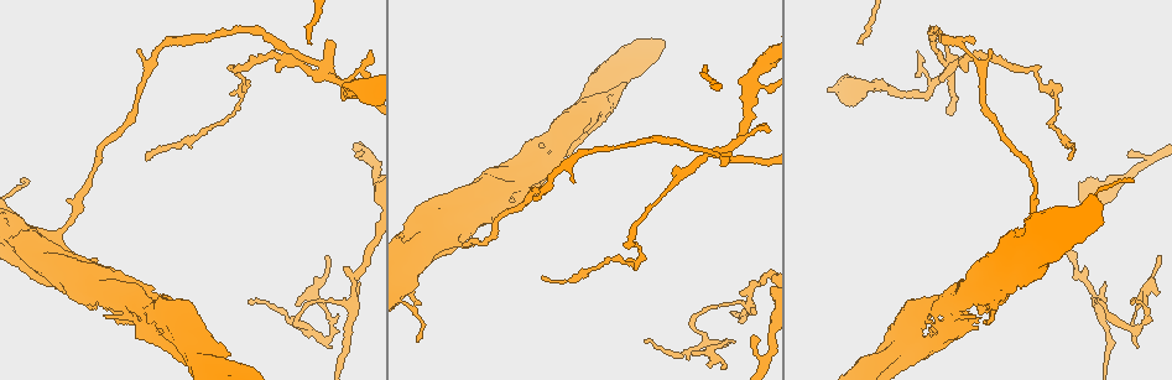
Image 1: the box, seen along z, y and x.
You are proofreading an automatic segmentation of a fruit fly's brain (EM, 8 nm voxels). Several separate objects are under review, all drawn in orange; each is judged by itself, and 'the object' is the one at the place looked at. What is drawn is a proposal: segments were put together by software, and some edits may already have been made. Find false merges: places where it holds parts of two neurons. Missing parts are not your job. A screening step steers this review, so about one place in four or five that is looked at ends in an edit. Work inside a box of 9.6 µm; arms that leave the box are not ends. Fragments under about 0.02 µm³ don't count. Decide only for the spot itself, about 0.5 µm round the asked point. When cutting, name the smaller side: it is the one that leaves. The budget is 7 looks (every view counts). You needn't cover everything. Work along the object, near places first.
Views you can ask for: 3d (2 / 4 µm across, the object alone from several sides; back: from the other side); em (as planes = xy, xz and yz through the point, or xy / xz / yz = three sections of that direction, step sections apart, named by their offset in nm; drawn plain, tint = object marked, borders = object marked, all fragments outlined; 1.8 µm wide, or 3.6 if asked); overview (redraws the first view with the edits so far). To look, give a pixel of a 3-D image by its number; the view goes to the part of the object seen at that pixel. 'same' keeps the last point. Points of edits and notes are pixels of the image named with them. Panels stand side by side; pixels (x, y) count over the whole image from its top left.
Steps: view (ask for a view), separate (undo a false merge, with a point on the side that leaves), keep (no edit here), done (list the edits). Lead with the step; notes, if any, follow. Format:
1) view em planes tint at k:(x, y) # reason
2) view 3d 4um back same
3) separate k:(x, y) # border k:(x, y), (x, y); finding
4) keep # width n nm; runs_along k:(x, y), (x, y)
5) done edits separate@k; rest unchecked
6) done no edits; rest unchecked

view em 3.6um planes borders at 1:(1011, 252) # touches itself

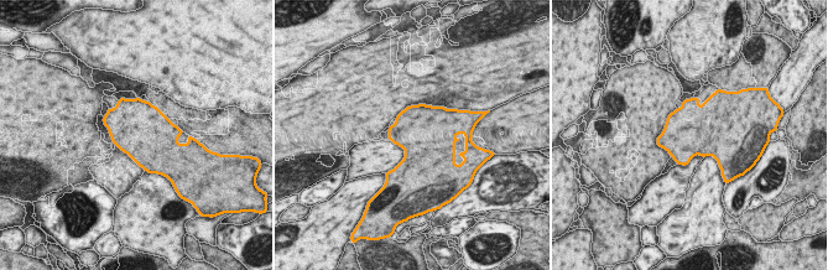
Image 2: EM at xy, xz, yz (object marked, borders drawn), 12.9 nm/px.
keep # one neuron here

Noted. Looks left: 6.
view 3d 2um at 1:(974, 56) # a narrow waist

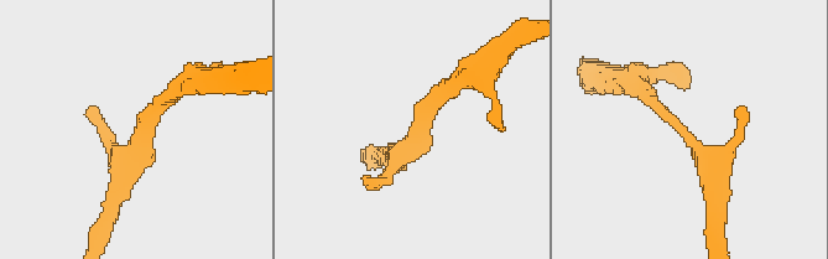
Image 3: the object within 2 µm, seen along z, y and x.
view em xz step 8 tint at 3:(140, 127) # shape alone is not enough

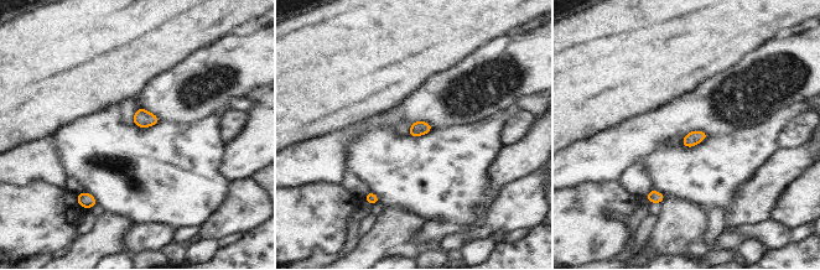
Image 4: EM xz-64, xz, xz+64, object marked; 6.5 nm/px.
view em planes tint same

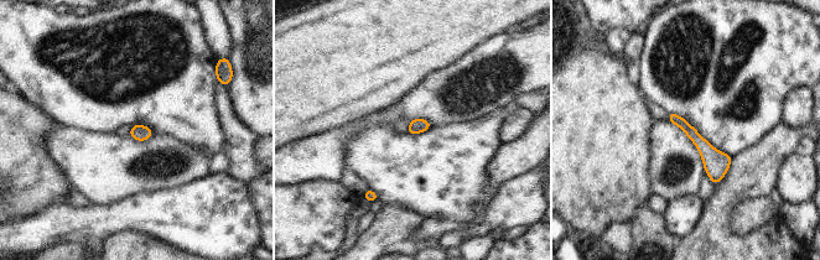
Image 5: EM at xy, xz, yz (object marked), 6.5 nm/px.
keep # width 90 nm; runs_along 5:(671, 116), (715, 161), (716, 180); continuous, no second neuron

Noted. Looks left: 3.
view 3d 2um at 1:(350, 303) # abrupt turn

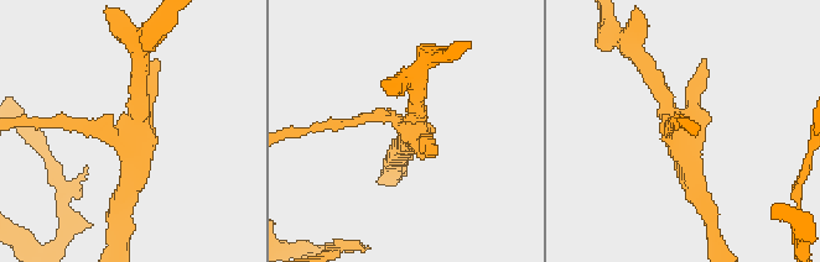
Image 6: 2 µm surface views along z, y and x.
view em yz step 16 tint at 6:(407, 127) # arms 3; need the tissue

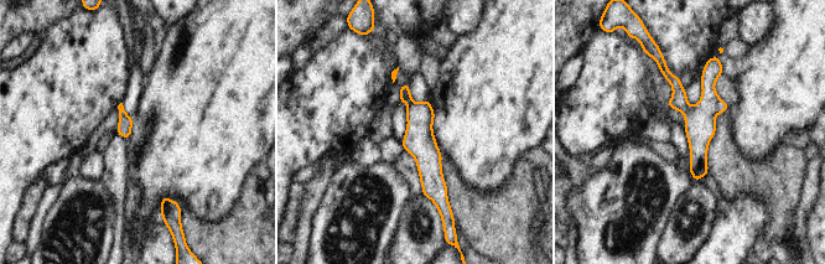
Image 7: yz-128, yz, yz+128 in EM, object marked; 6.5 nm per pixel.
view em planes tint same

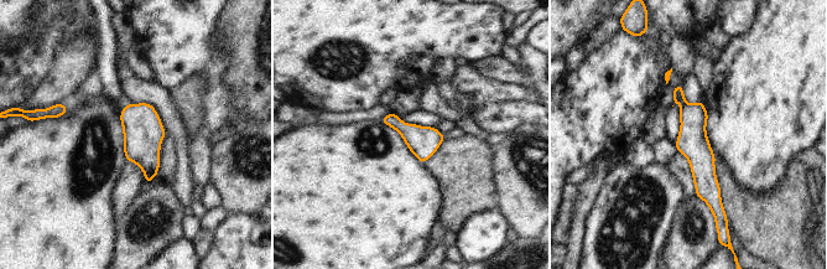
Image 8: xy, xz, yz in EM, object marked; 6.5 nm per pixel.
keep # runs_along 8:(677, 89), (714, 203); one neuron here

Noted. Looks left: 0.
done no edits; rest unchecked

